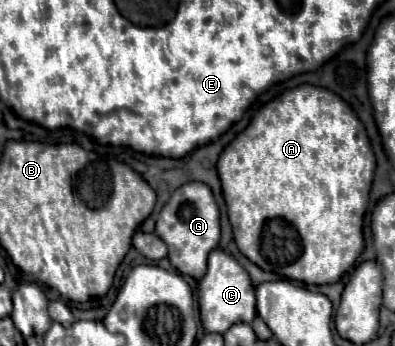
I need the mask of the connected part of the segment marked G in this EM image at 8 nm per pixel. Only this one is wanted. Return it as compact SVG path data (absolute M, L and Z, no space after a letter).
M192 181L178 187L156 221L156 235L168 245L170 263L184 275L200 279L206 273L206 259L220 241L220 213L214 195L206 183Z

